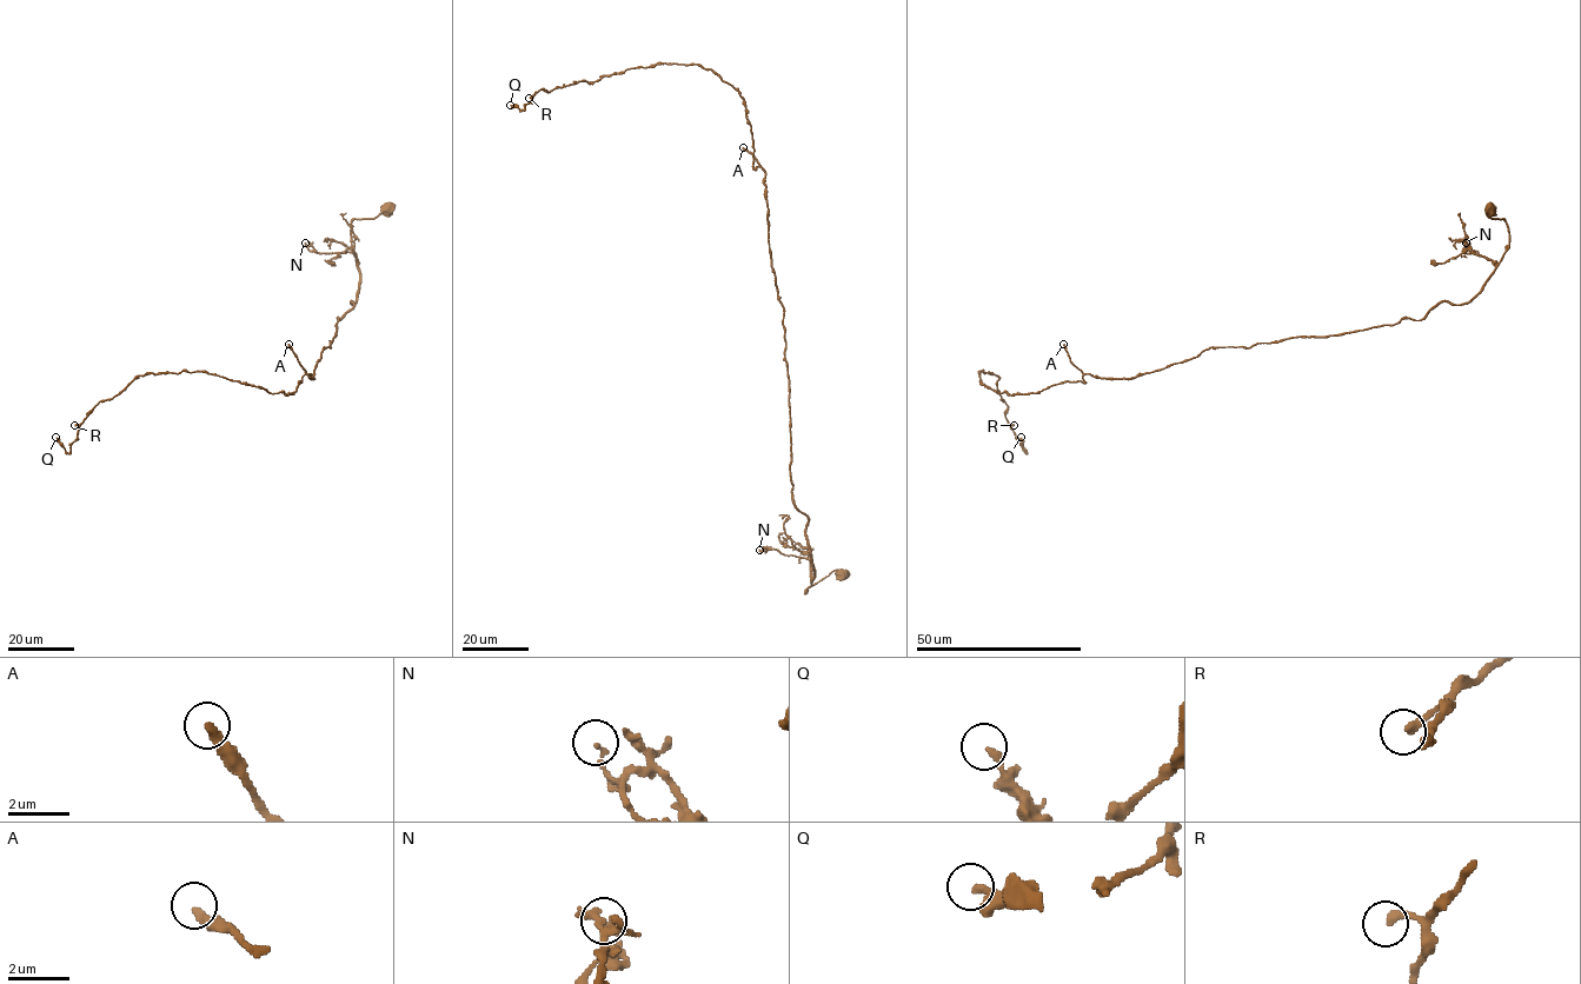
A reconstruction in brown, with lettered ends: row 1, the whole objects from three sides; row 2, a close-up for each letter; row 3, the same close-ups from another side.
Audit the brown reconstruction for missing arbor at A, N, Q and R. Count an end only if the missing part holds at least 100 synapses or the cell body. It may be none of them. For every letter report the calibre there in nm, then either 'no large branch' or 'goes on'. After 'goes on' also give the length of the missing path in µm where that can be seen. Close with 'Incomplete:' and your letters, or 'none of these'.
A: 320 nm thick; goes on; about 110 µm are missing
N: 160 nm thick; no large branch
Q: 220 nm thick; no large branch
R: 260 nm thick; no large branch
Incomplete: A

